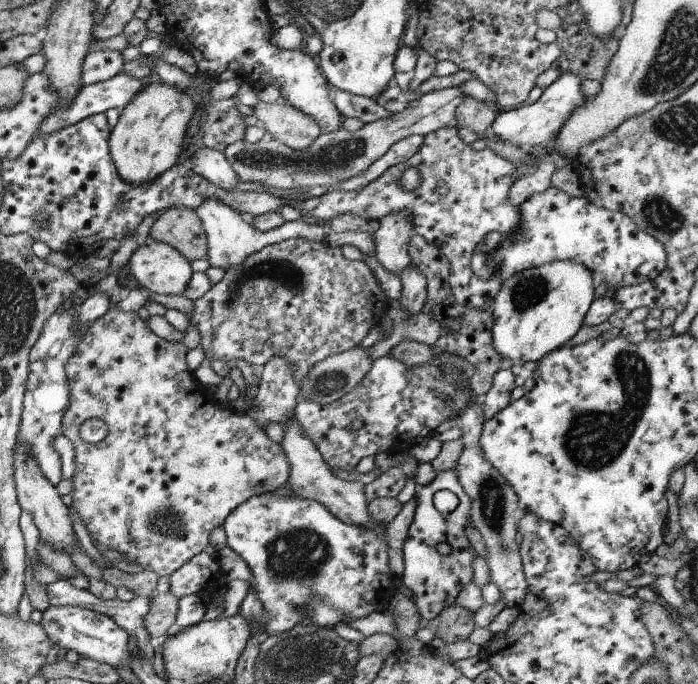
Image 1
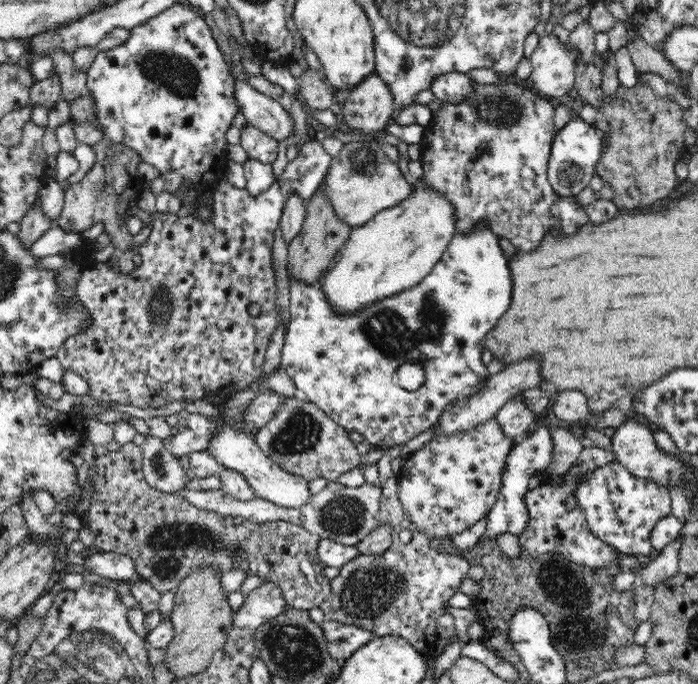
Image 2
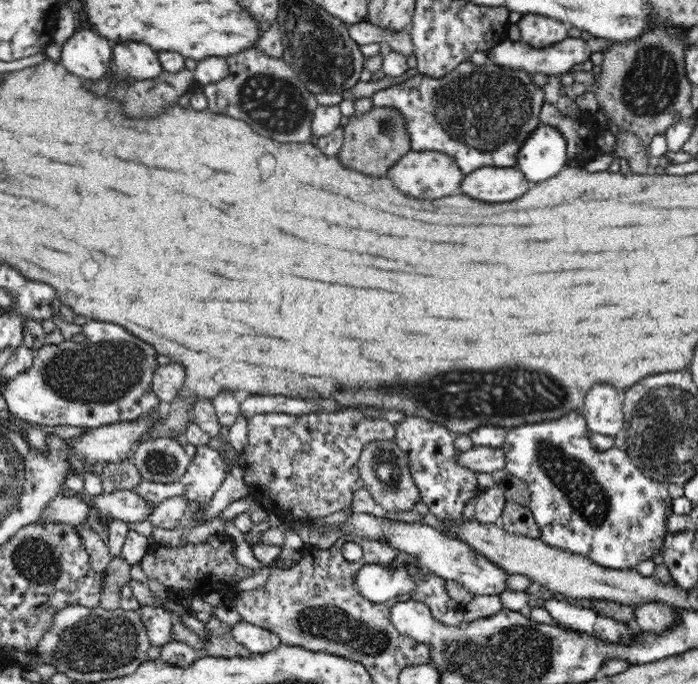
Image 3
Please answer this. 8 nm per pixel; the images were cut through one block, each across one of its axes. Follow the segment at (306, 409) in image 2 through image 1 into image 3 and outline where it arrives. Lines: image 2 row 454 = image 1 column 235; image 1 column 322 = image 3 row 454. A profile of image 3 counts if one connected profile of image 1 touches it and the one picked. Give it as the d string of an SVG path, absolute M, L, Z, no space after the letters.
M361 408L342 409L336 412L326 411L314 411L306 414L292 415L286 413L266 413L266 414L254 414L247 419L248 423L248 440L247 445L244 446L242 453L237 460L238 467L242 470L244 480L250 489L249 497L262 505L268 512L276 510L276 514L286 514L286 516L298 516L298 518L306 518L312 520L317 516L328 516L328 514L334 514L338 510L352 510L353 495L356 490L360 490L365 486L364 481L360 478L358 470L358 459L365 444L375 440L393 440L395 433L395 425L386 421L383 418L372 418Z

